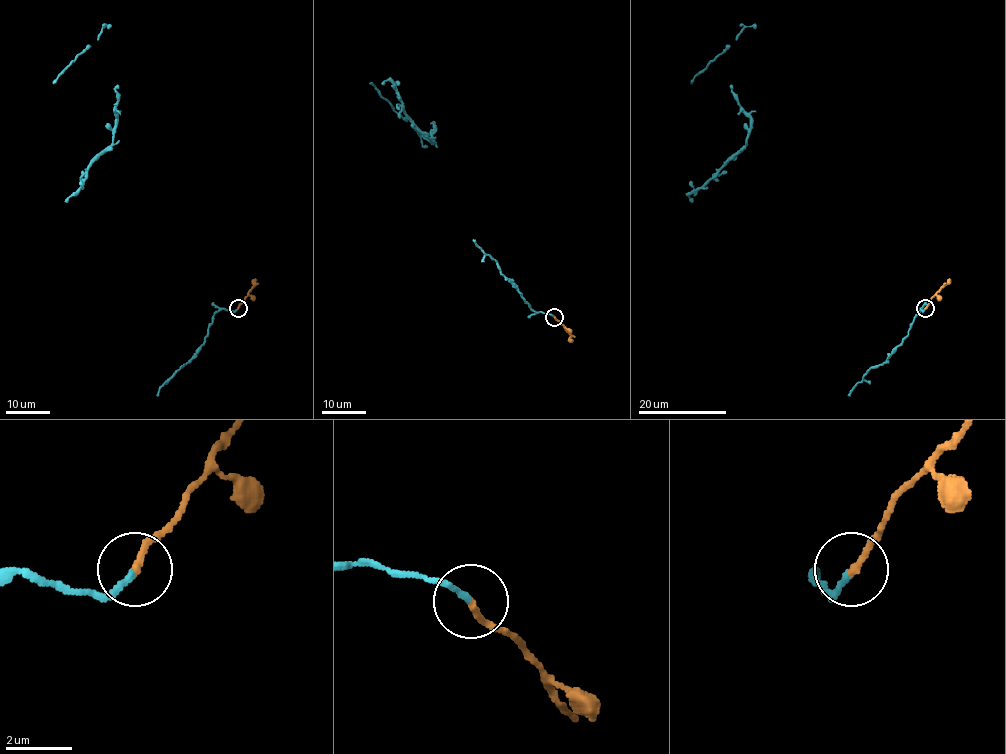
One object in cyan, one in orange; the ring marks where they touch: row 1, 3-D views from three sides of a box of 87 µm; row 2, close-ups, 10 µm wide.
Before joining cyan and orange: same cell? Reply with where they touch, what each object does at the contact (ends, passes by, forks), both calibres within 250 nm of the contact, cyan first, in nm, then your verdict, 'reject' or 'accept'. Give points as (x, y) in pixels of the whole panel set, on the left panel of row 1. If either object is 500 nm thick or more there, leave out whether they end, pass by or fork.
at (238, 308); cyan ends there; orange ends there; 180 nm thick on the cyan side, 200 nm on the other; accept

